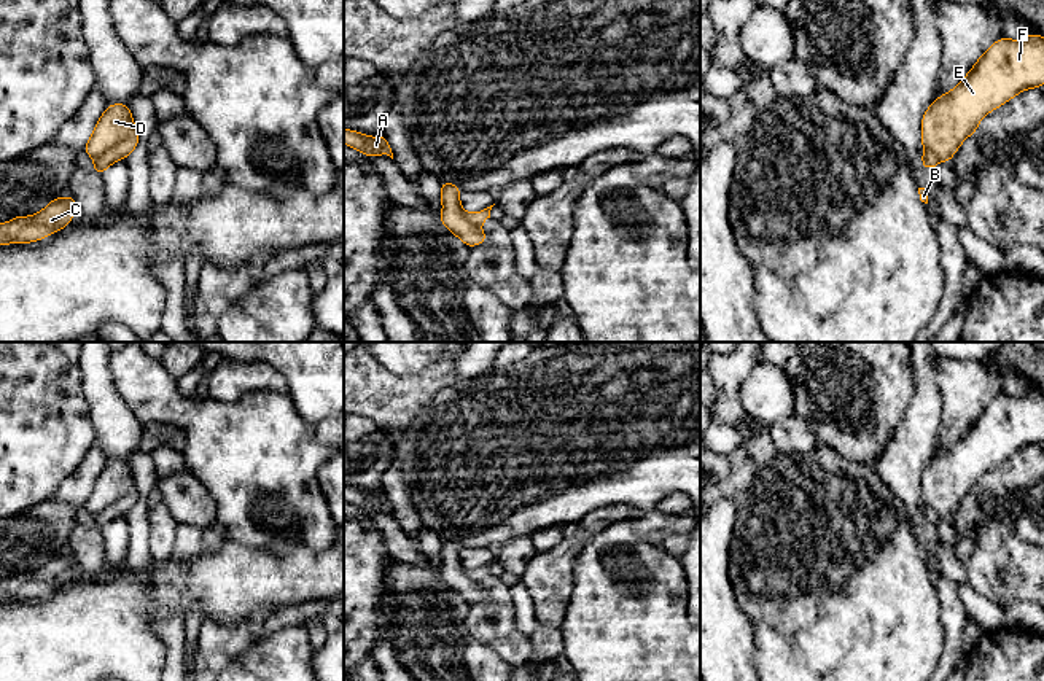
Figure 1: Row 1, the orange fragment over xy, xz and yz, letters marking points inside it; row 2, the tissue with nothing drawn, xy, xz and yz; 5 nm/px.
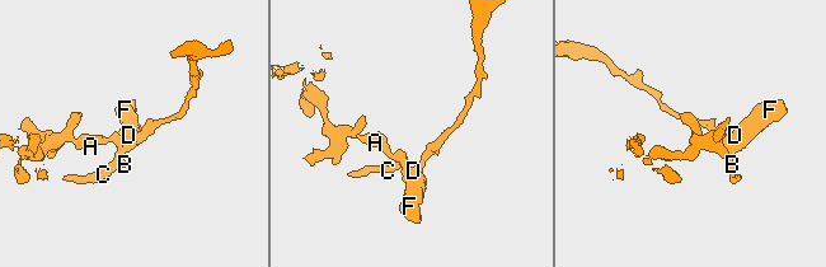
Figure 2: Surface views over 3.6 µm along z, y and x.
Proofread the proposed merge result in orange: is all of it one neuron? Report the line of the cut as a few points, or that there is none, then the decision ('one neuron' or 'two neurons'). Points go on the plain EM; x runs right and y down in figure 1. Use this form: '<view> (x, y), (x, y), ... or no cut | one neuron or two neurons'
xy (134, 486), (94, 516) | two neurons

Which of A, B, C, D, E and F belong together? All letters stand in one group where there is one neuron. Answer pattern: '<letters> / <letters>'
A D E F / B C

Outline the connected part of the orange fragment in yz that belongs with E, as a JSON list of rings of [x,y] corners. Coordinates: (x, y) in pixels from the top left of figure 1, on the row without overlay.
[[[1044,393],[999,395],[961,439],[936,453],[921,474],[921,501],[949,519],[980,476],[1025,446],[1044,441]]]

